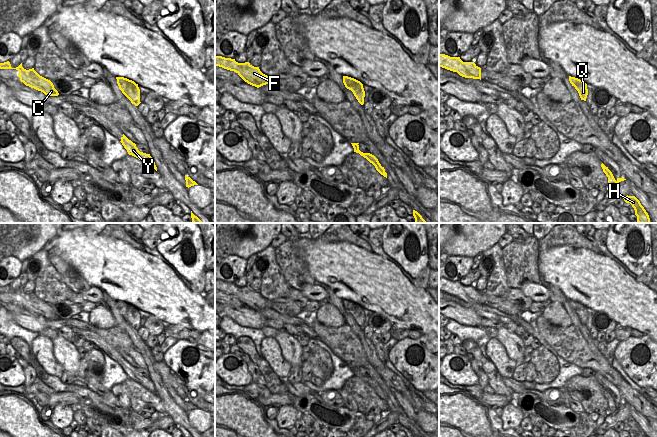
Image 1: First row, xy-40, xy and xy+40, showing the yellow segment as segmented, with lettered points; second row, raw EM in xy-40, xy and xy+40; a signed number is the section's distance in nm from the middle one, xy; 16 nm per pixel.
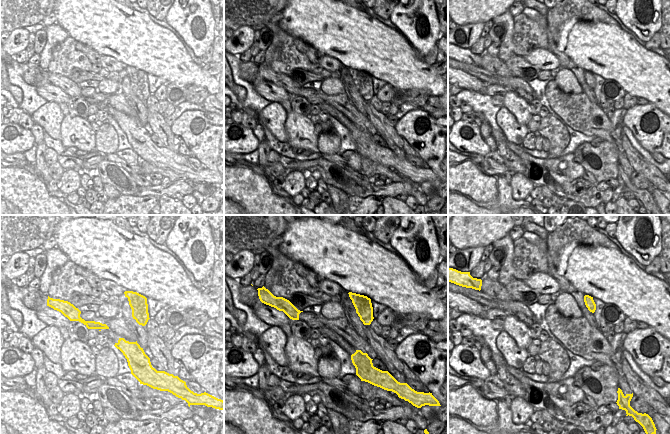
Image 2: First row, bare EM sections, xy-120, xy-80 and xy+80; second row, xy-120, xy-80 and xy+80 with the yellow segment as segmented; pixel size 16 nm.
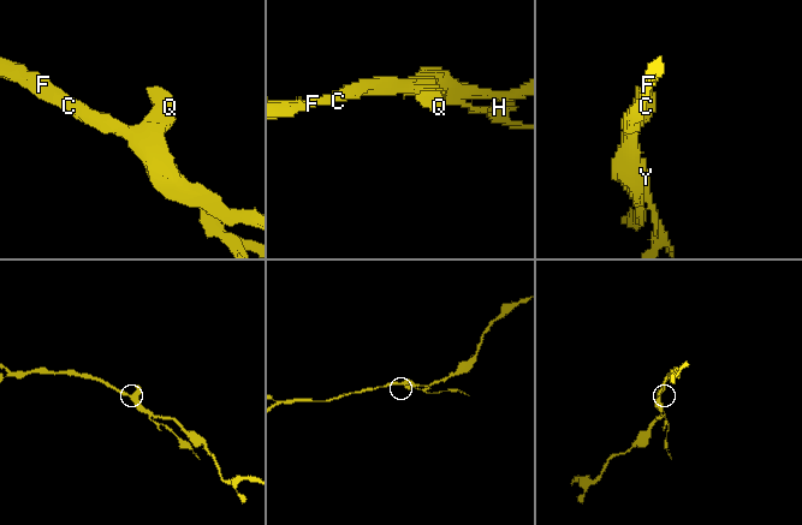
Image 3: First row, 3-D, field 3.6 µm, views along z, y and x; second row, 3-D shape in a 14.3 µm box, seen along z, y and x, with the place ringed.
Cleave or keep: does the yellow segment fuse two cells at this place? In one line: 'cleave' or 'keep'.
keep

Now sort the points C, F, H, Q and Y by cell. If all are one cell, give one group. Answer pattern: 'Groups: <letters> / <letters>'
Groups: C F H Q Y

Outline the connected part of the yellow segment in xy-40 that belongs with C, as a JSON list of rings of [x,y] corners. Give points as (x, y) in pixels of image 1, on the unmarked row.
[[[9,285],[0,287],[0,293],[16,293],[19,295],[18,300],[20,305],[23,306],[26,310],[34,312],[38,315],[43,316],[47,320],[58,320],[58,315],[54,312],[53,307],[40,300],[34,292],[26,294],[22,291],[22,287],[16,291],[12,292]]]

